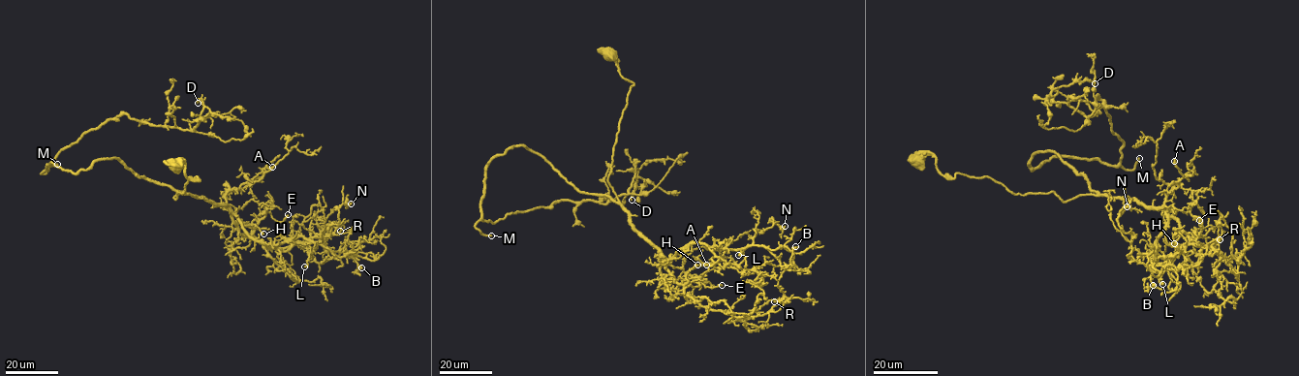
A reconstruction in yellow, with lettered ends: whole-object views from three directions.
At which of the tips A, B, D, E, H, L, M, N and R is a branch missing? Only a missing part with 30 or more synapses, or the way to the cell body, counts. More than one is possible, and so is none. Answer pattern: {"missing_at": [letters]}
{"missing_at": ["M"]}

